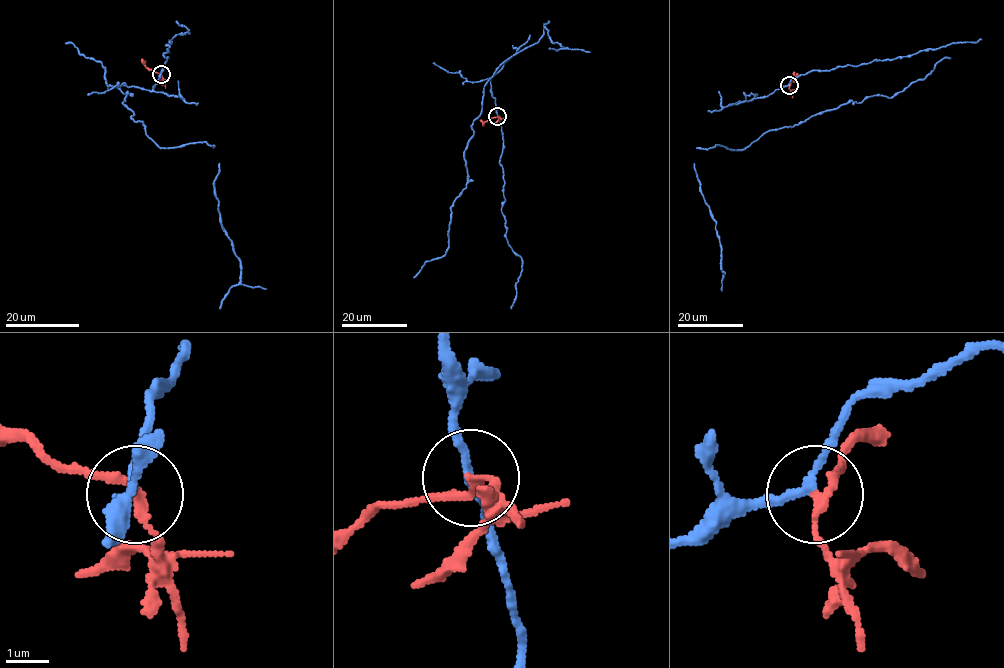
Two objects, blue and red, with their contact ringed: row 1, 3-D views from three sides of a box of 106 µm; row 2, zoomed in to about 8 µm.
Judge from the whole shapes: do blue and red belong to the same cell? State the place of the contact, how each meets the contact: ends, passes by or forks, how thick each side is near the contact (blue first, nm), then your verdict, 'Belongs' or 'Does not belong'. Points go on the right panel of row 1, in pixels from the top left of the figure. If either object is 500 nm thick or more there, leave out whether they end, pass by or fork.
Place: (789, 85). At the ring blue passes by. At the ring red passes by. Thickness 160 nm (blue) against 180 nm. Does not belong

